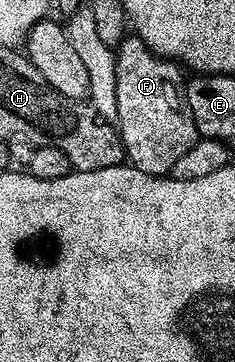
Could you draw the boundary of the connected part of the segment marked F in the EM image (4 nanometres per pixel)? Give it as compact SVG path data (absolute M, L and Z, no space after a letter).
M131 34L119 43L115 57L117 66L117 131L126 159L131 167L150 176L167 176L171 167L194 146L197 133L193 114L187 105L185 76L178 63L156 56L147 43Z

